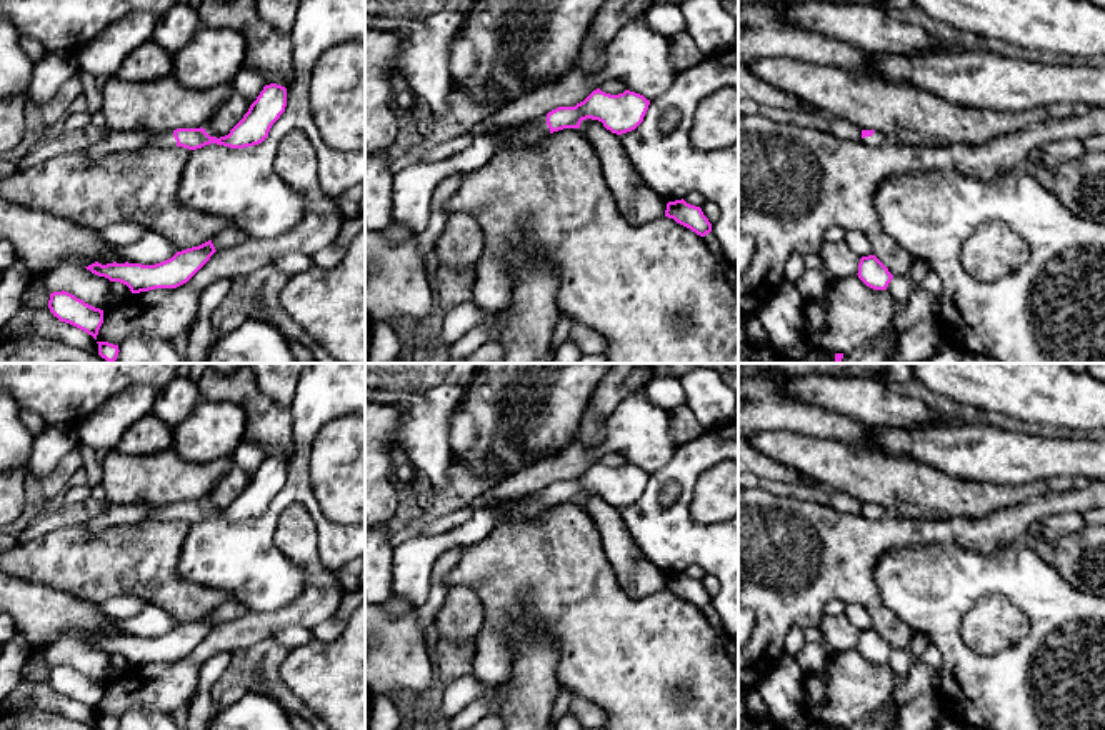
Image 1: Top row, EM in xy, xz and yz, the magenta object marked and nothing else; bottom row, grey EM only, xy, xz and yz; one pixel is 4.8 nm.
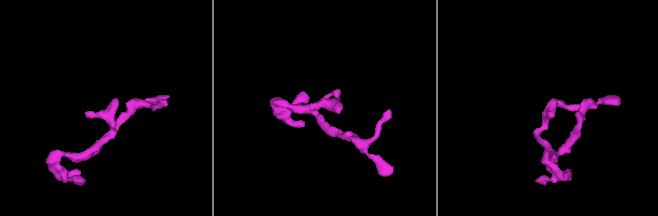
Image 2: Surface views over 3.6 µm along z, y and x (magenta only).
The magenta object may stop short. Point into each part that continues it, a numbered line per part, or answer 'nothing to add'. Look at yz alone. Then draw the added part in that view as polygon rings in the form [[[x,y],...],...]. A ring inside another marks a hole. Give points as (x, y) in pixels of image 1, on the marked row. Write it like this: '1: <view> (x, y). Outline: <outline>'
1: yz (877, 139). Outline: [[[873,132],[872,137],[862,138],[862,142],[868,147],[880,147],[888,142],[888,138],[882,132]]]

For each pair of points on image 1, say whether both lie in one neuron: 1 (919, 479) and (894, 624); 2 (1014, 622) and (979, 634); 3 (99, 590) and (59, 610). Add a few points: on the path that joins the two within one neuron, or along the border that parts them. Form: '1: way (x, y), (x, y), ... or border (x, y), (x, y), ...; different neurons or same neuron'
1: border (889, 512), (917, 519), (952, 519); different neurons
2: way (1005, 624), (994, 624), (987, 629); same neuron
3: border (45, 584), (99, 604); different neurons

